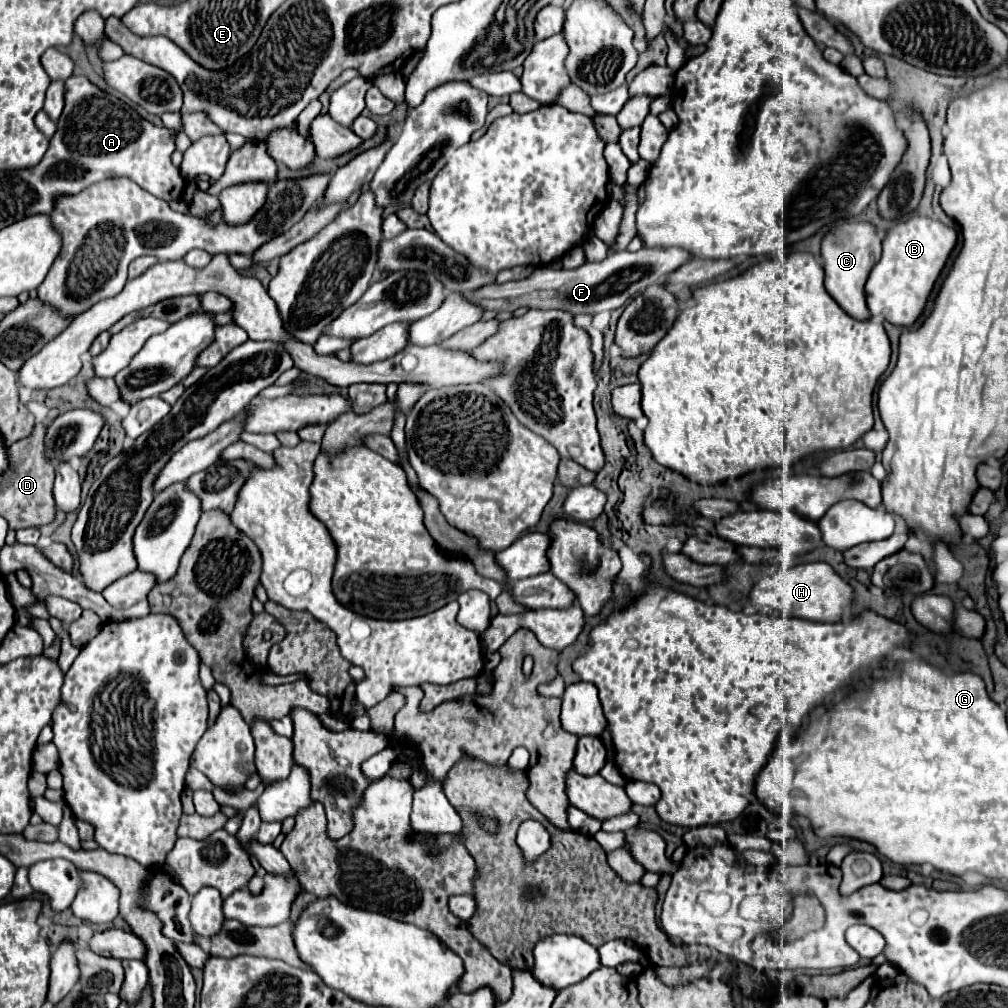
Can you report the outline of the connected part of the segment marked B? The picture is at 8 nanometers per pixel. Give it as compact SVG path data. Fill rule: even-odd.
M912 215L906 221L898 221L888 231L882 243L882 257L866 283L866 301L872 317L882 317L898 327L910 327L922 315L956 241L956 231L938 219Z

